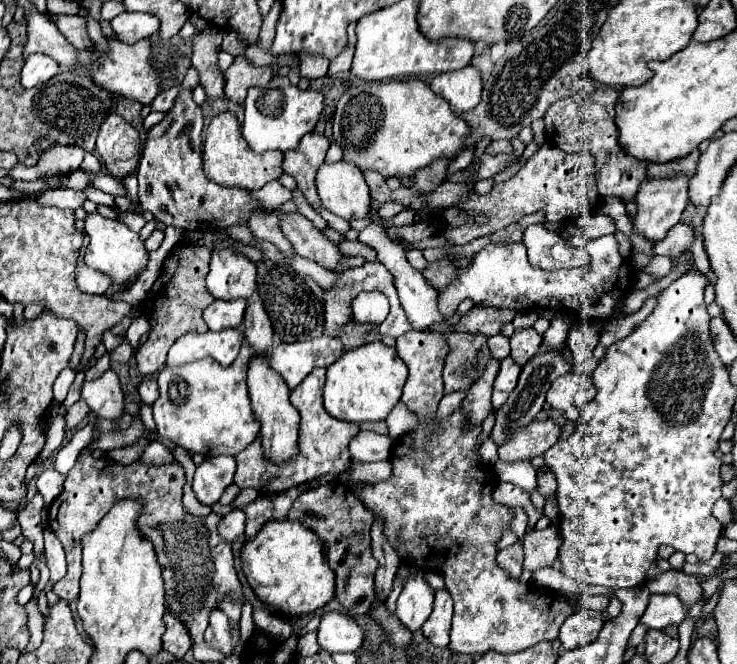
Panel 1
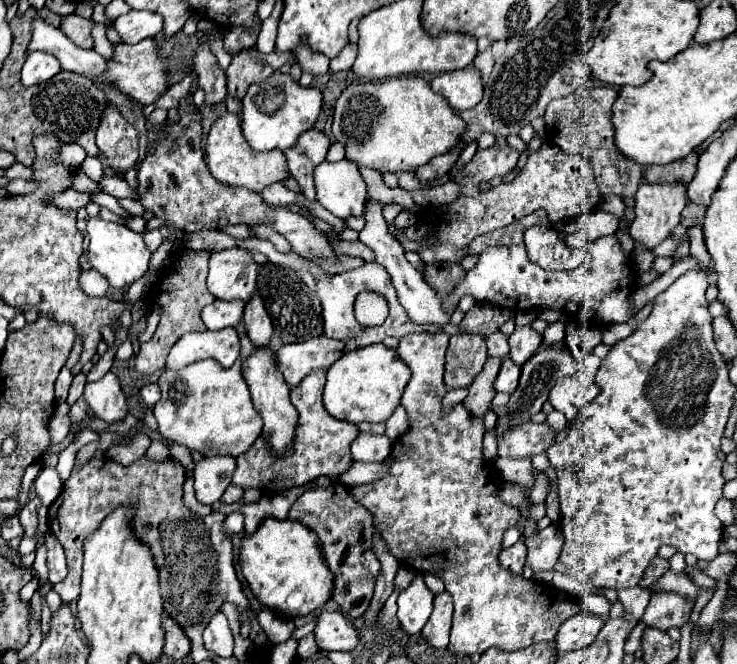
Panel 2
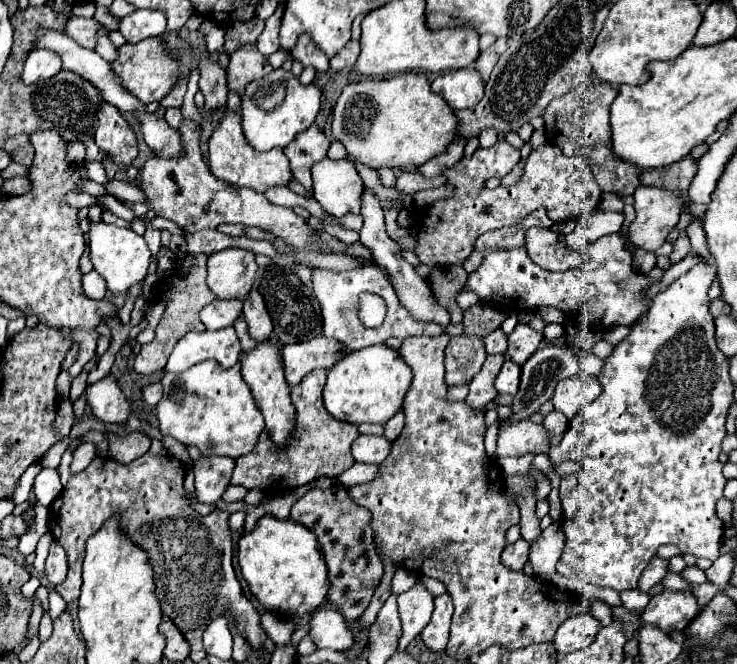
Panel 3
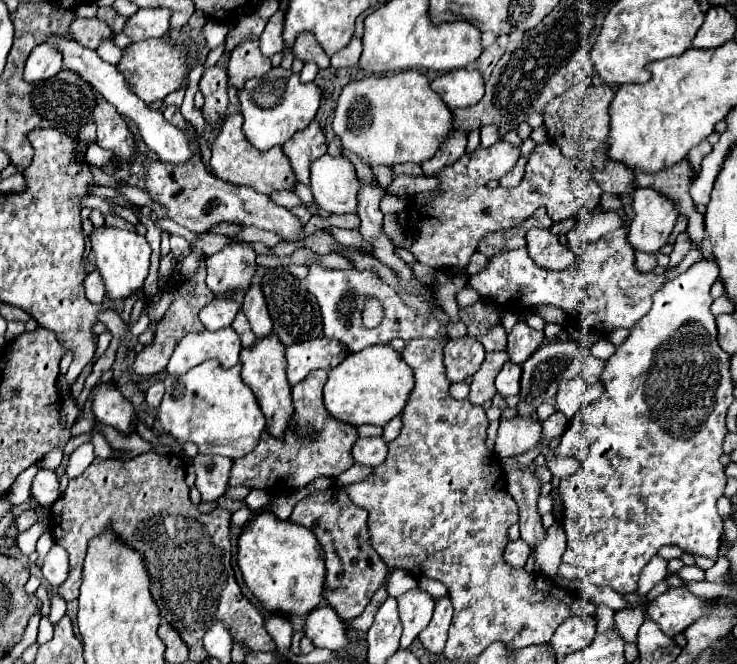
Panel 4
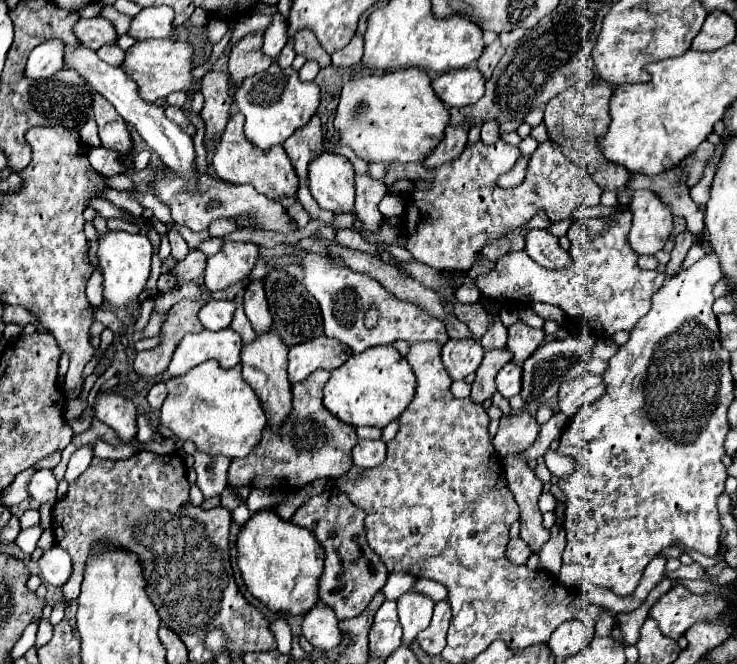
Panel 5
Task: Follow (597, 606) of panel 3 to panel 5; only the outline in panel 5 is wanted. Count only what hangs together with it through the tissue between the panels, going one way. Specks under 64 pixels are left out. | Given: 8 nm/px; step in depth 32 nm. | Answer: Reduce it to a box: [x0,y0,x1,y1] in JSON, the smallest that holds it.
[596,608,612,636]

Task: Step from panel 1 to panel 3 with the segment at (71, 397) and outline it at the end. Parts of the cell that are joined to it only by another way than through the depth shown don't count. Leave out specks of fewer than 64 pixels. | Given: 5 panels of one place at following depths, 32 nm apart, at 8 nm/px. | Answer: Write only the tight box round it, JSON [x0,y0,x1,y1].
[70,372,88,402]

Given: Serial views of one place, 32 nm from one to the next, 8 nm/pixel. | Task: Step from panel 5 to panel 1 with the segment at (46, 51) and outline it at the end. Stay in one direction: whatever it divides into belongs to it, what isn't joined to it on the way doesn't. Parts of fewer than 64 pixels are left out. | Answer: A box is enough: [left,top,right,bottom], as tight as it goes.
[22,54,60,88]

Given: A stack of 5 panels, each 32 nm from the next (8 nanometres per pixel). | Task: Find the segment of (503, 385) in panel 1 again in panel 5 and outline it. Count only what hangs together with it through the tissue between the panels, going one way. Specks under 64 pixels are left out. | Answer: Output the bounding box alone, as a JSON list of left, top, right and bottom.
[496,362,522,398]

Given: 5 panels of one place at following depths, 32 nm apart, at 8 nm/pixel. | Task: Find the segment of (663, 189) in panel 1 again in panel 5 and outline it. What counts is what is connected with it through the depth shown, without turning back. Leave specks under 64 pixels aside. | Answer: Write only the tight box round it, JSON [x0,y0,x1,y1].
[628,190,672,254]

